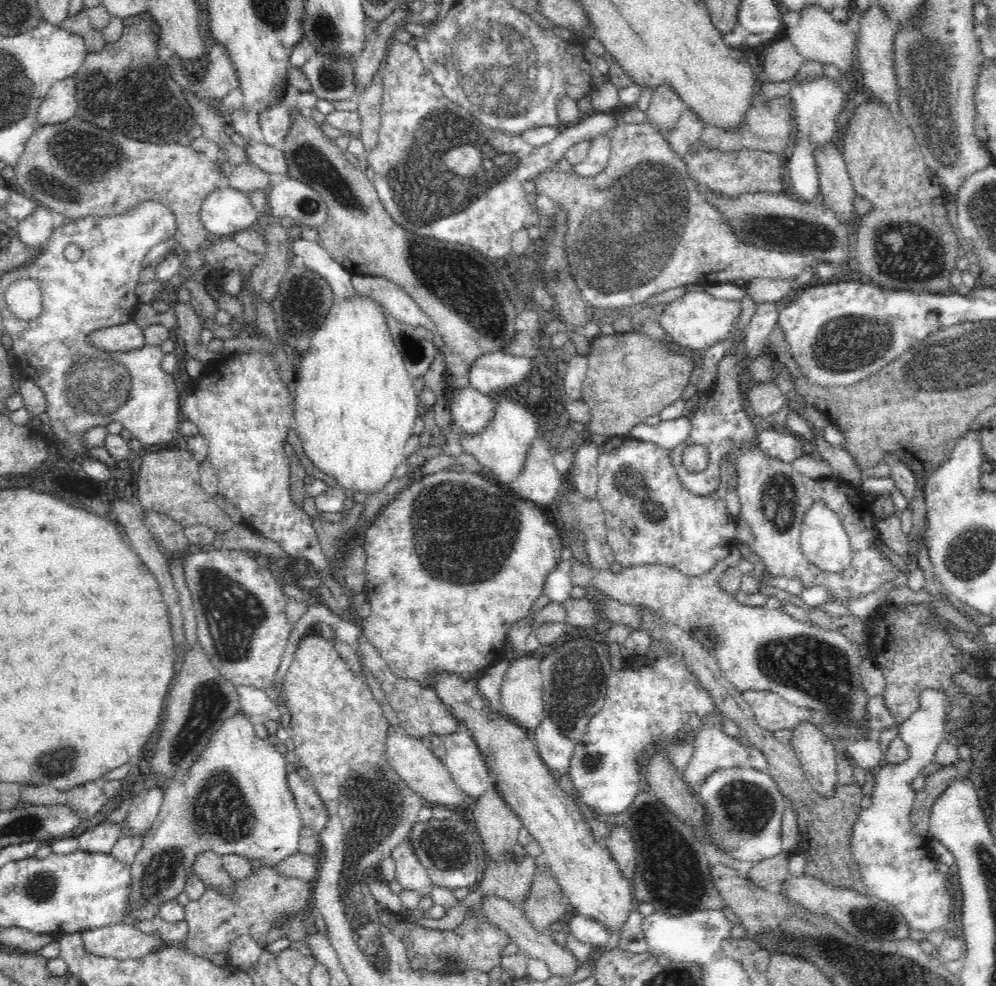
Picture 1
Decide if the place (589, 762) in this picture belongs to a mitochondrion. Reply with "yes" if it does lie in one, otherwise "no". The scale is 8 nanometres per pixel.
yes

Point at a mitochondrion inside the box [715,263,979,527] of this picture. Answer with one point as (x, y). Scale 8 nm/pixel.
(846, 346)

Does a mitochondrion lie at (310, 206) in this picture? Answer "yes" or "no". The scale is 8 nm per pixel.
yes

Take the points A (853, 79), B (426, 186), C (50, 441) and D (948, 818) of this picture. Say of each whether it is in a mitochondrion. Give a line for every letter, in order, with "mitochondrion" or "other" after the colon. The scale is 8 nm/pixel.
A: other
B: mitochondrion
C: other
D: other

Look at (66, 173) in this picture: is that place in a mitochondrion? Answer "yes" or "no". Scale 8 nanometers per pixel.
yes

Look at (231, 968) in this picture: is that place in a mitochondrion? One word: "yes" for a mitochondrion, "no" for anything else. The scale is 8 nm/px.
no

